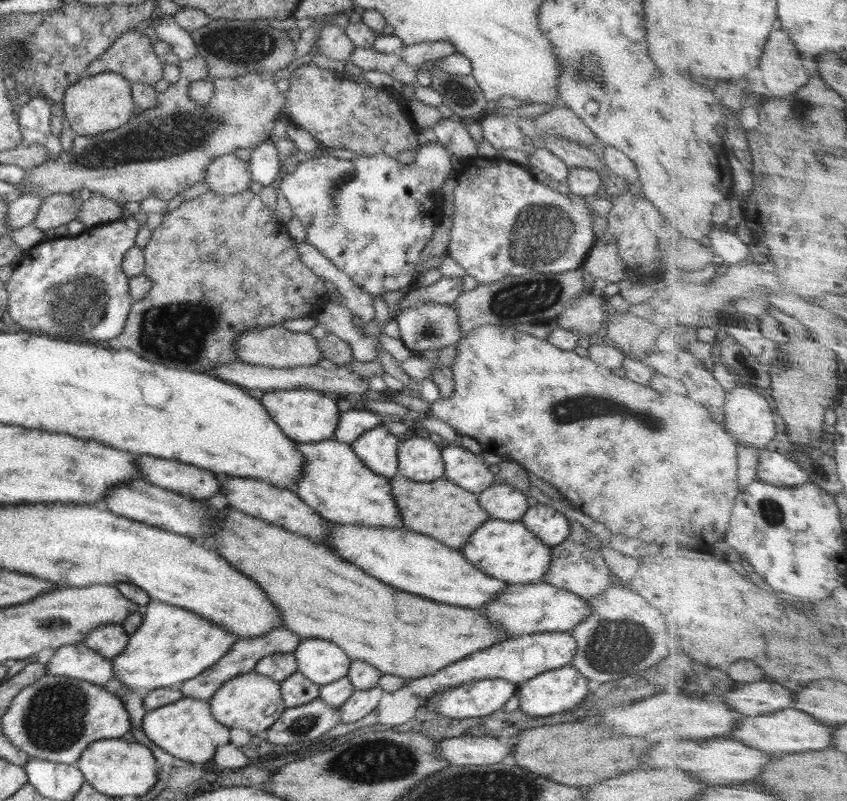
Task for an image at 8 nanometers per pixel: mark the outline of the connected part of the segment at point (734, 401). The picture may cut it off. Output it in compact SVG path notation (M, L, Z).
M740 386L729 393L724 406L724 425L739 444L766 449L778 436L778 424L772 398L760 392L758 387Z

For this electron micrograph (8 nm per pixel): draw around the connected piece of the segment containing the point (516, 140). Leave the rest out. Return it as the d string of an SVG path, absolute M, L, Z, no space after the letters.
M489 114L480 123L484 140L490 142L499 152L515 148L526 154L532 154L536 150L532 139L520 130L515 119Z

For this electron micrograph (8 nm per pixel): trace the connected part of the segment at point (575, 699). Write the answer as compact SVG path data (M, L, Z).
M571 664L542 672L530 680L518 684L516 695L520 703L519 708L532 716L548 716L548 714L570 710L570 708L578 706L588 694L588 681Z

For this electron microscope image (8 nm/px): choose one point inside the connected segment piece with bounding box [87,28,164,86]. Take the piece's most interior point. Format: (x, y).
(132, 55)

